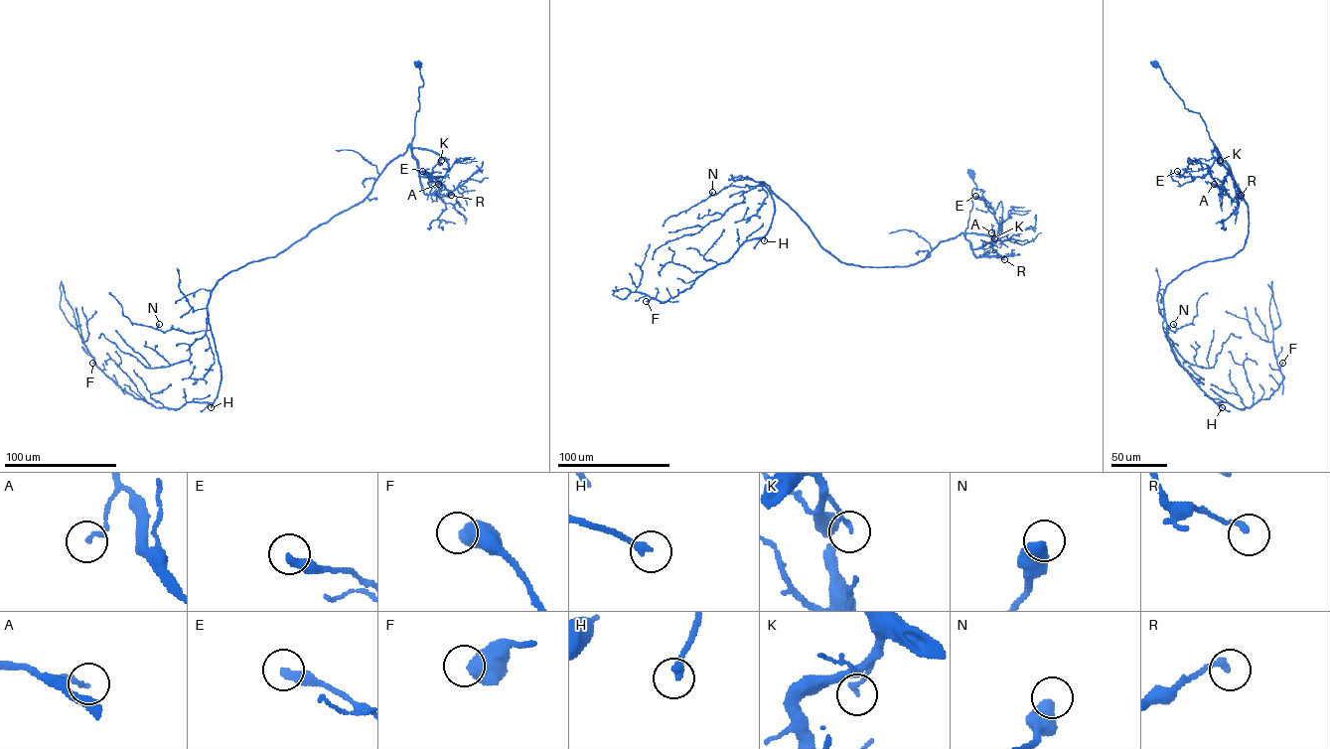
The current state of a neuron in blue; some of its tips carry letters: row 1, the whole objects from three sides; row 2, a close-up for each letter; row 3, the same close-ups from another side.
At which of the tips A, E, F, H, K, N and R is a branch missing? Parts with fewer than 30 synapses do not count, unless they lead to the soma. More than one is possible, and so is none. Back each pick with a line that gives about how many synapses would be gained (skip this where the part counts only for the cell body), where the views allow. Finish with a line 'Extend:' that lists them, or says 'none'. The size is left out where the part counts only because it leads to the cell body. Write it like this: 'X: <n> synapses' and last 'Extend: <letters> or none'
H: 30 synapses
Extend: H

